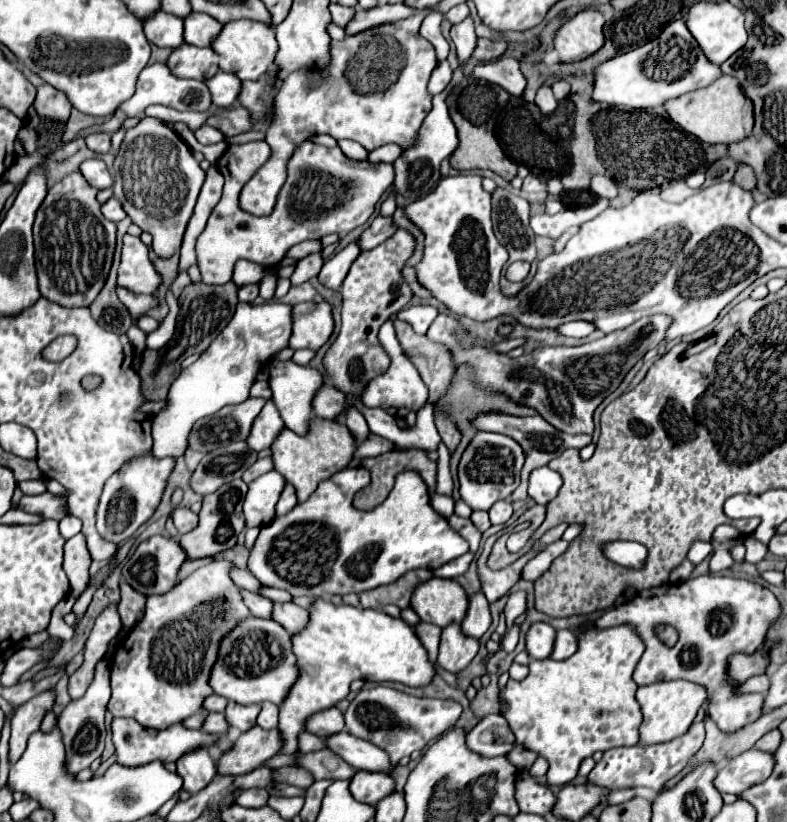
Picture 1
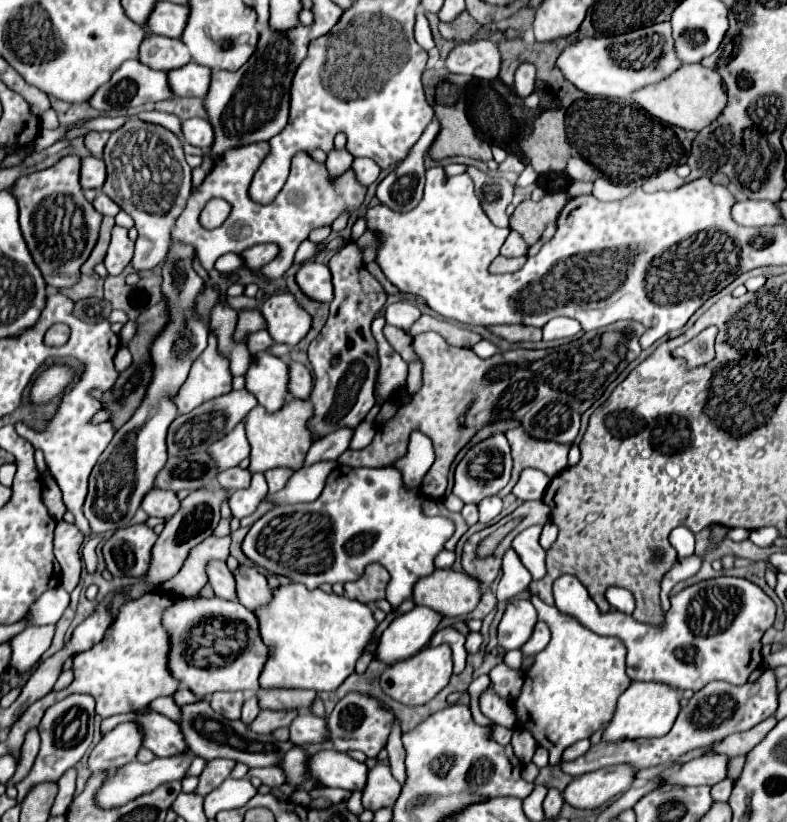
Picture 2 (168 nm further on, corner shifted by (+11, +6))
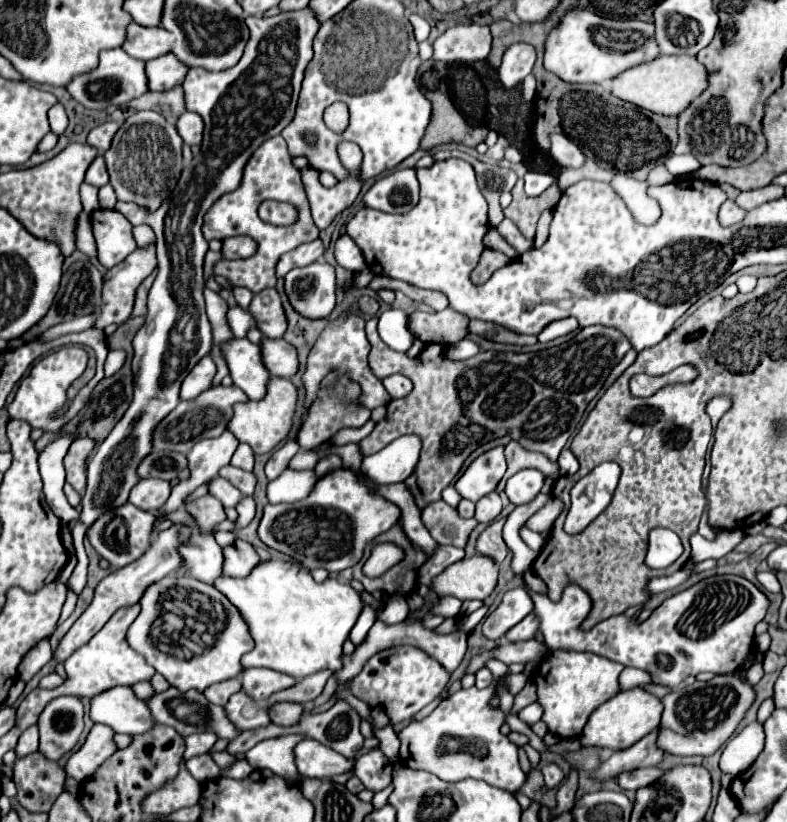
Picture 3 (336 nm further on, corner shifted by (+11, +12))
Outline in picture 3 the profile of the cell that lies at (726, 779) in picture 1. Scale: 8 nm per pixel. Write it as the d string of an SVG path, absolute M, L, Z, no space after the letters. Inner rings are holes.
M638 768L638 770L622 772L614 780L622 790L638 790L648 784L654 784L662 774L664 770L658 770L658 768Z

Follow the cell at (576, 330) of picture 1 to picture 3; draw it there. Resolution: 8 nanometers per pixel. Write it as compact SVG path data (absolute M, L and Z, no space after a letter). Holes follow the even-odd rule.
M562 318L562 320L556 320L552 324L548 324L540 334L538 334L538 340L540 342L550 342L554 338L560 338L560 336L566 336L570 332L574 332L578 328L578 322L576 318Z

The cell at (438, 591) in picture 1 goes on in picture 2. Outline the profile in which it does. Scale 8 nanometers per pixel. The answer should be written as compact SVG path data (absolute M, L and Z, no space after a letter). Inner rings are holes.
M434 570L416 582L412 602L428 606L444 618L464 618L480 600L482 586L464 572Z

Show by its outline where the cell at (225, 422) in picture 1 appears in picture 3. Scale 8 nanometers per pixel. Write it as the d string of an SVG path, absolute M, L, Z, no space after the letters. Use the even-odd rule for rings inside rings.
M236 386L208 388L194 400L182 400L164 420L160 420L160 424L156 424L152 432L152 448L154 450L174 450L174 452L186 454L198 440L220 436L226 430L226 424L232 416L232 406L238 402L246 402L246 400L248 398L244 396L244 392Z

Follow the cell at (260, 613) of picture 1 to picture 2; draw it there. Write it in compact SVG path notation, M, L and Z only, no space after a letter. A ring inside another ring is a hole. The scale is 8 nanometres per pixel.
M210 562L208 564L208 582L210 582L216 596L230 600L230 602L238 600L234 574L228 570L228 566L224 562Z

